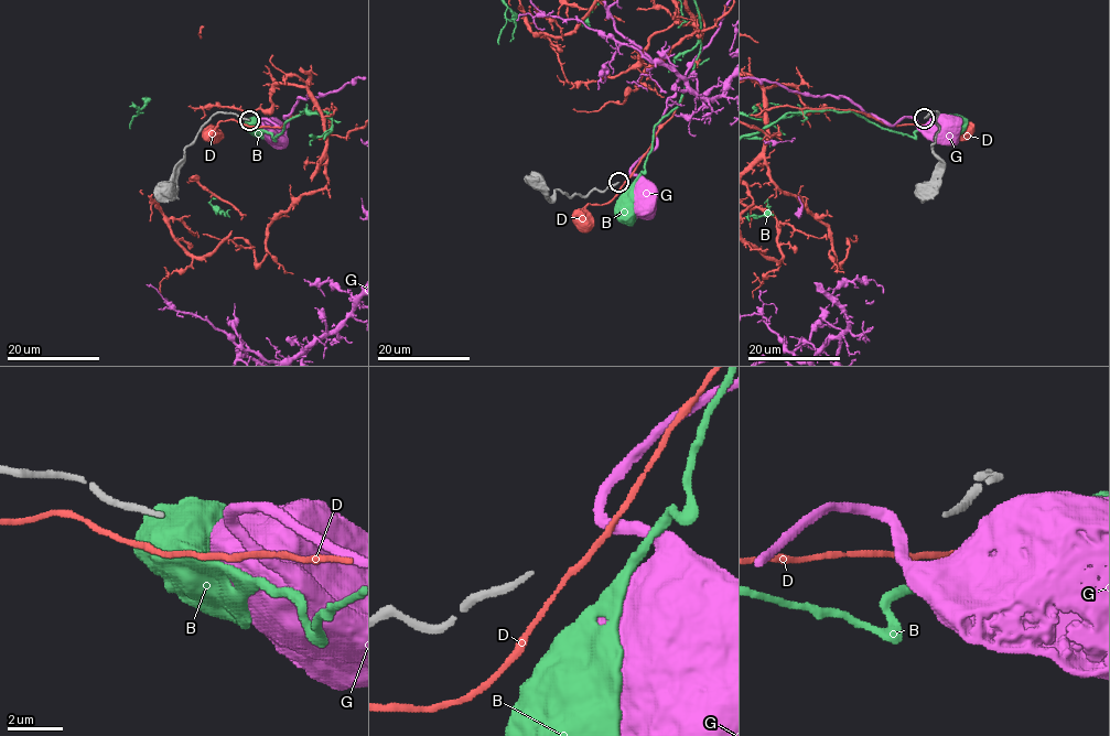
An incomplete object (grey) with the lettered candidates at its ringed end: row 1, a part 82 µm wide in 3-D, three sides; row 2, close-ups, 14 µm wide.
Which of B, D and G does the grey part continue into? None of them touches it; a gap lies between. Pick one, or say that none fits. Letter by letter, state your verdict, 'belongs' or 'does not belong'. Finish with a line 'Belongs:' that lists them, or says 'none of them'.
B: does not belong
D: does not belong
G: does not belong
Belongs: none of them

